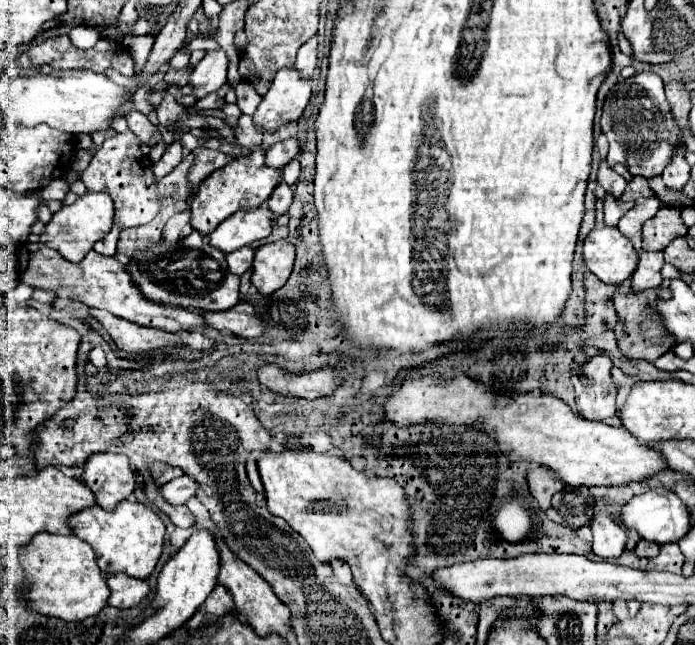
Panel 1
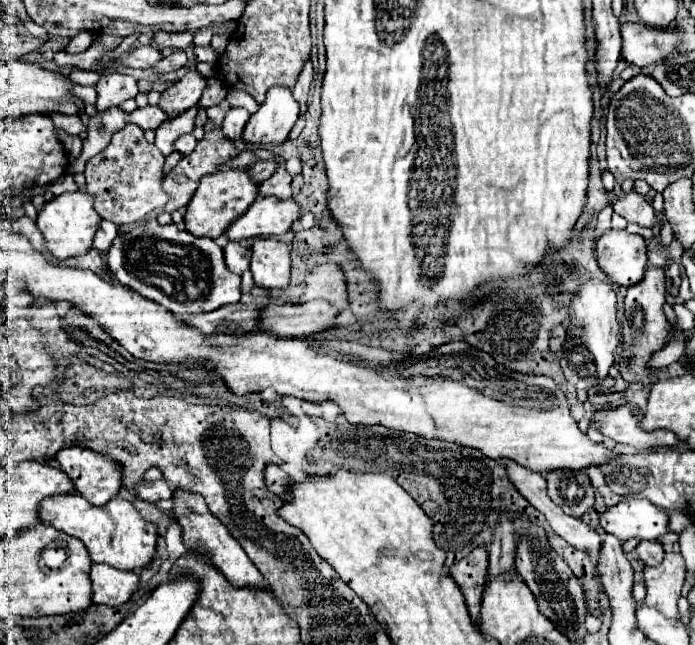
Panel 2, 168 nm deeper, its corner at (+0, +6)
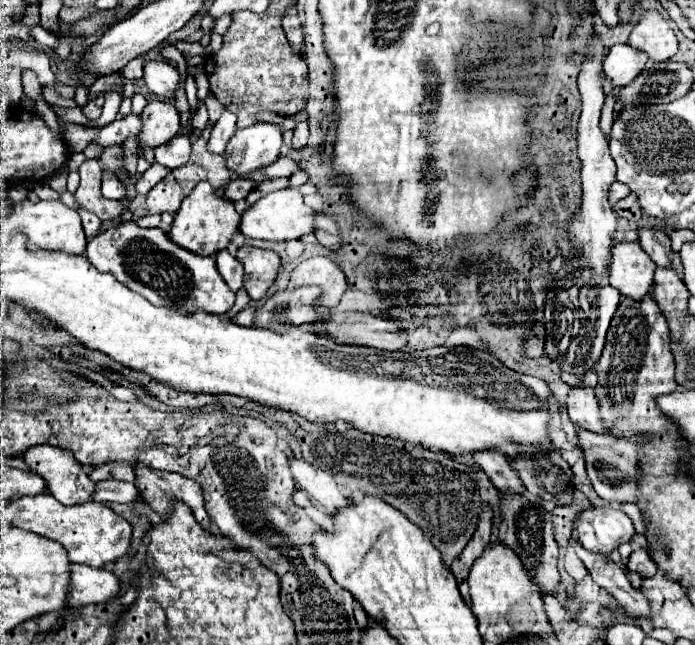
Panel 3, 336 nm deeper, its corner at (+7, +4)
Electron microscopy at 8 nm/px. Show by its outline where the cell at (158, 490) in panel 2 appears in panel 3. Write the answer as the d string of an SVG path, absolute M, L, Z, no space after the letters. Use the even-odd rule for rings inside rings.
M108 479L108 481L98 481L96 483L96 491L92 495L94 501L104 501L104 503L136 503L140 499L140 491L136 489L134 483L126 483L126 481L116 481L116 479Z

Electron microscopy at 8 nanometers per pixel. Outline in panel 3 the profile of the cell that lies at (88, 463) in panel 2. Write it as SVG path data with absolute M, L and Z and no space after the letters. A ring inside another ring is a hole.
M40 445L24 453L32 473L44 477L50 495L64 505L86 503L92 499L96 483L84 473L82 465L68 449Z

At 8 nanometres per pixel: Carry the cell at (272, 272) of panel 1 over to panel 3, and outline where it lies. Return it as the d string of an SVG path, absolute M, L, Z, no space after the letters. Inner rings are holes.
M240 247L236 257L244 265L244 287L250 299L262 299L280 271L280 257L272 249Z

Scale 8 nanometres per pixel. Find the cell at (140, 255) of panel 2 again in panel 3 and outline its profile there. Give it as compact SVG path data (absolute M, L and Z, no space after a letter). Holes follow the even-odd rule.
M120 223L118 227L110 227L104 231L104 235L96 235L88 241L86 259L92 261L96 269L118 277L120 283L146 297L152 305L170 309L176 307L184 311L206 311L214 315L224 315L234 305L234 293L228 289L228 285L224 285L214 257L200 257L172 243L168 233L164 233L160 227L142 229L136 223Z

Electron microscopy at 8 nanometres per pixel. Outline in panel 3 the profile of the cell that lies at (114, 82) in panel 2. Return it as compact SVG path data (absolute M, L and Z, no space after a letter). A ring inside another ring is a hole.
M100 93L98 97L90 99L90 101L82 107L82 111L84 111L84 115L86 115L88 119L98 119L100 113L102 113L102 105L104 105L104 95Z

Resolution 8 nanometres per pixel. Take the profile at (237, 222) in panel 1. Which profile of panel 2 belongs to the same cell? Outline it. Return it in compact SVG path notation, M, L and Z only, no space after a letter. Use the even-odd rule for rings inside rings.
M257 197L249 211L239 217L239 221L231 223L227 229L227 237L231 241L241 241L249 237L267 237L267 235L283 235L291 229L291 225L301 217L301 207L293 199L277 199L277 197Z

